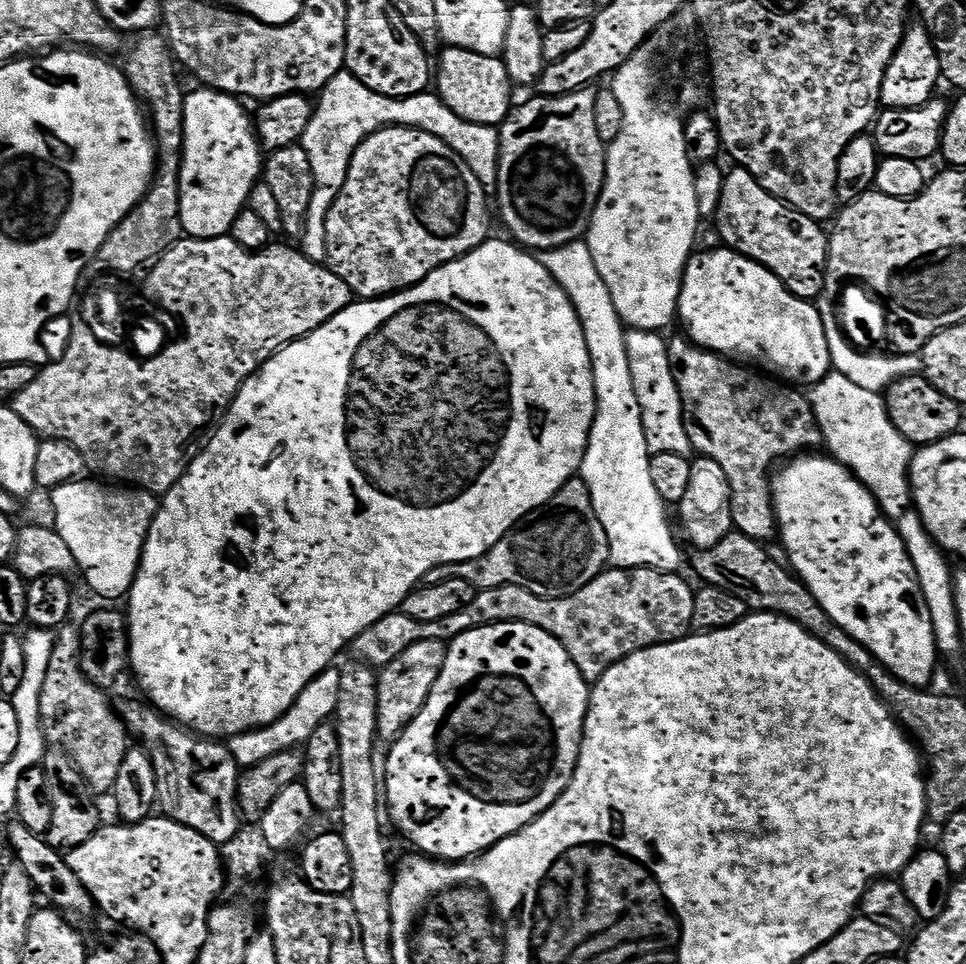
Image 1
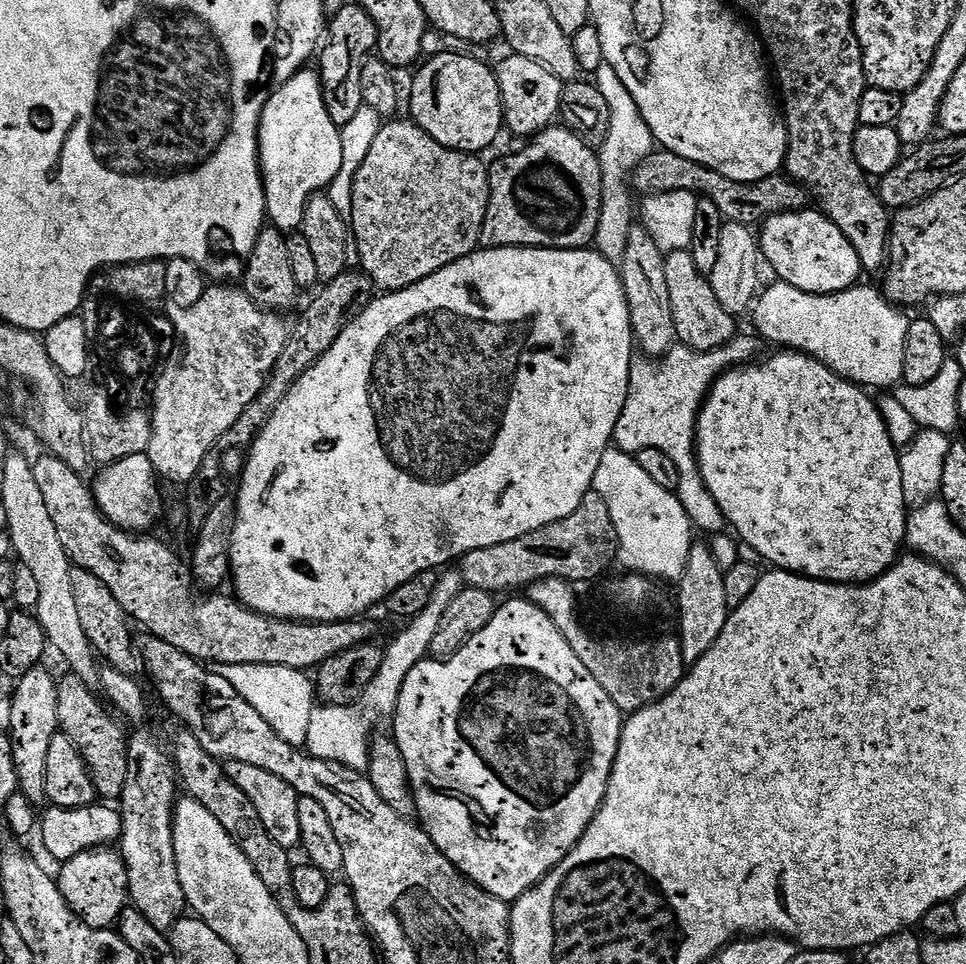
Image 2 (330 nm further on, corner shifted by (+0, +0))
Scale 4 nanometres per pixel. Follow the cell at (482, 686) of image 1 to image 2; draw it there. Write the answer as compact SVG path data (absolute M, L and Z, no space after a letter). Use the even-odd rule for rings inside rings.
M516 598L505 599L508 601L505 604L503 601L497 607L494 618L490 618L488 625L482 630L478 630L478 634L474 634L474 638L470 638L470 642L466 642L466 646L462 646L462 650L458 650L458 654L454 654L446 660L426 658L422 662L418 662L418 666L414 666L414 670L410 670L410 675L407 676L406 682L402 682L402 694L398 694L398 706L390 720L390 723L392 723L392 729L390 729L391 735L395 739L398 750L402 750L402 758L406 762L406 774L408 775L409 782L412 783L412 797L416 800L416 816L418 817L419 827L423 828L424 833L434 842L434 846L438 846L438 850L442 850L445 858L461 874L468 877L472 883L479 886L482 890L494 894L500 900L507 900L509 902L519 900L531 888L535 888L543 876L549 876L558 866L558 862L562 862L562 858L566 858L566 854L570 854L570 850L574 850L574 846L580 841L582 834L586 834L590 822L596 817L604 801L604 795L608 789L610 774L614 766L614 758L618 754L618 746L622 738L625 721L625 717L618 710L618 706L614 706L614 702L610 702L610 694L606 694L606 690L602 690L602 686L598 686L598 681L594 679L594 674L590 674L590 670L586 670L586 666L582 666L582 661L578 659L578 654L574 654L574 650L570 650L570 642L566 642L566 638L562 638L558 626L554 626L554 622L550 622L550 618L546 618L546 614L542 614L542 610L538 610L538 606L531 604L528 599L512 599Z

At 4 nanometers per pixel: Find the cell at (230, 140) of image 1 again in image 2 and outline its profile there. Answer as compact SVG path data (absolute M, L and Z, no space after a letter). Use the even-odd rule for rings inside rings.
M319 71L300 72L275 90L277 92L273 96L265 99L260 119L260 176L264 180L266 216L271 227L292 234L303 229L306 202L310 202L312 196L323 193L334 182L338 170L342 170L341 125L336 124L334 118L330 118L330 110L326 110Z

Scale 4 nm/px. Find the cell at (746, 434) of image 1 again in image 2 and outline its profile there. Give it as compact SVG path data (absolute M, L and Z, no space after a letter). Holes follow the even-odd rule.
M687 250L683 252L669 252L665 255L666 282L670 289L670 306L674 310L674 330L677 341L685 348L692 348L696 352L718 350L721 344L728 344L738 335L737 317L732 316L718 302L714 295L711 279L703 276L698 270L694 258Z

